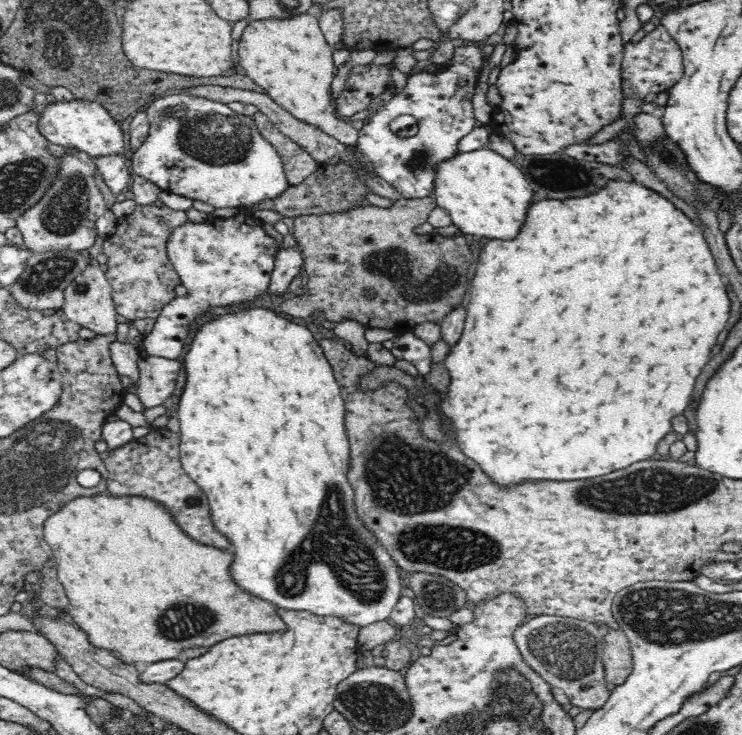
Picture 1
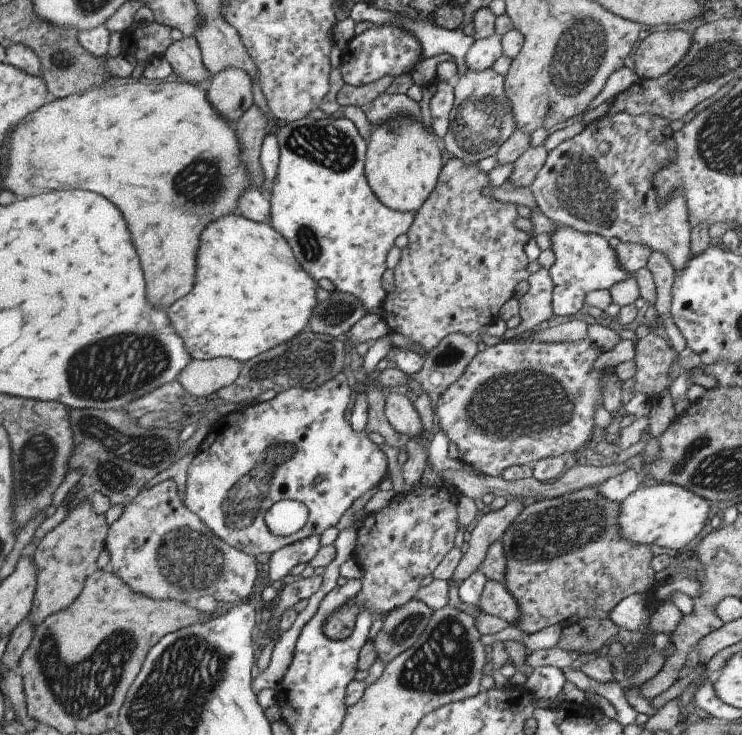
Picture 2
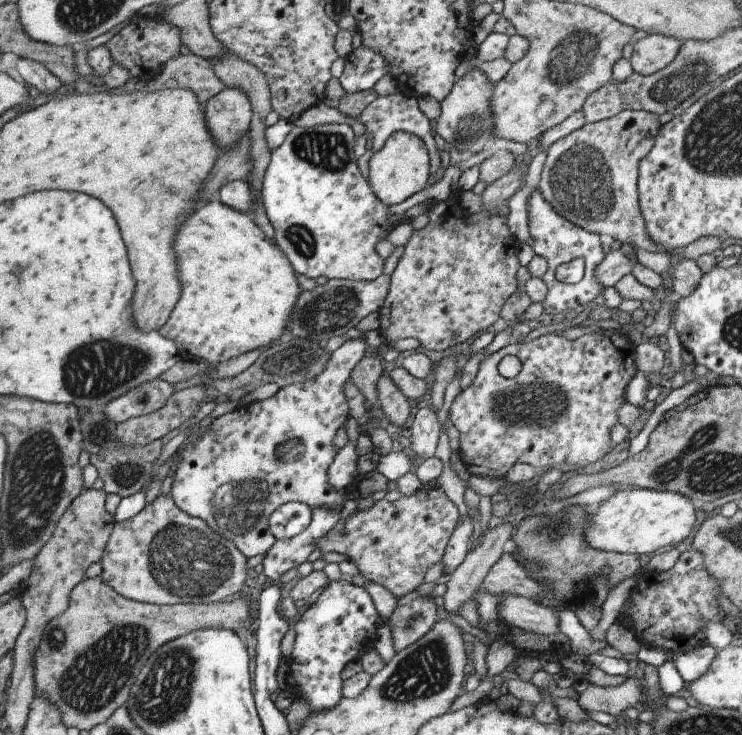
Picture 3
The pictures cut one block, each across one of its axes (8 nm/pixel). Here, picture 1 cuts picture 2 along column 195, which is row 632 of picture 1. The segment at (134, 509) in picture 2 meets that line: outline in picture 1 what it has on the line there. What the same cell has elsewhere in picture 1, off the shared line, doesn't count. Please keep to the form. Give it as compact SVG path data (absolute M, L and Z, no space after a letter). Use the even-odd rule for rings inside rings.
M538 615L514 632L514 640L525 662L542 676L555 691L570 697L572 706L581 709L602 708L611 692L606 689L602 658L604 634L595 623L556 616Z

